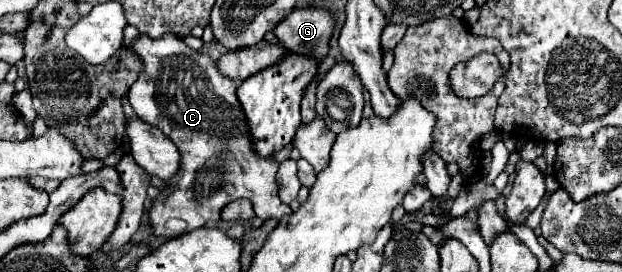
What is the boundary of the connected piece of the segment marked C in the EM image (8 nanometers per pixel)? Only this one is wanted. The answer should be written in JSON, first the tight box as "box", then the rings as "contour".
{"box":[129,33,291,239],"contour":[[[141,33],[133,41],[131,49],[143,63],[143,71],[129,89],[129,103],[145,123],[159,127],[165,133],[165,137],[169,137],[175,143],[181,155],[179,171],[165,181],[167,197],[153,199],[153,207],[149,211],[153,235],[169,239],[199,229],[207,221],[219,221],[221,209],[235,199],[249,199],[257,217],[263,221],[271,217],[281,219],[285,215],[291,215],[291,207],[277,197],[275,175],[279,163],[275,163],[271,157],[255,157],[255,151],[251,149],[251,137],[247,131],[247,123],[243,121],[243,109],[239,107],[235,95],[235,81],[225,75],[219,75],[219,69],[215,61],[209,59],[209,55],[189,49],[177,35],[163,35],[159,39],[151,39]]]}

